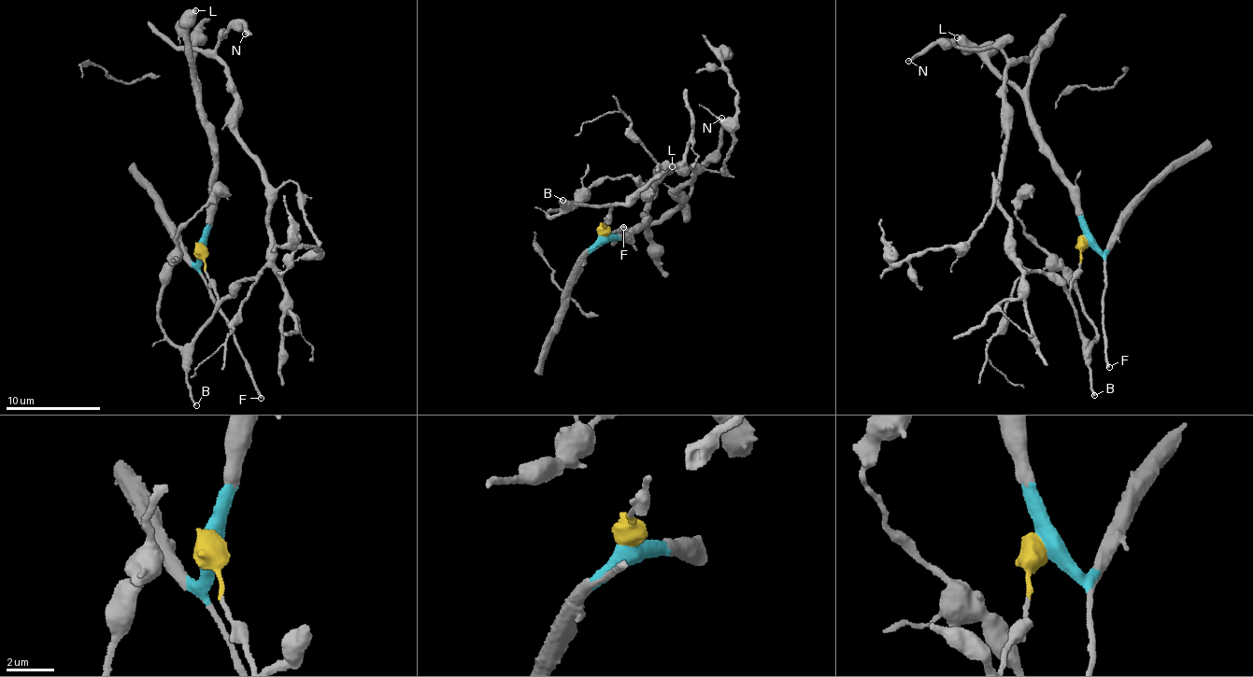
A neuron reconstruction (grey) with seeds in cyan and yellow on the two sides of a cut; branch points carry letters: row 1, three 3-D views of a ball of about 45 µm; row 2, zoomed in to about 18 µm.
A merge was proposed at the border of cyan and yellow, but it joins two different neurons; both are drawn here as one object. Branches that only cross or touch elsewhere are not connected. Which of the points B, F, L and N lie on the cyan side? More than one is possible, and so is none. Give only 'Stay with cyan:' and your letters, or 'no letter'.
Stay with cyan: F, L

